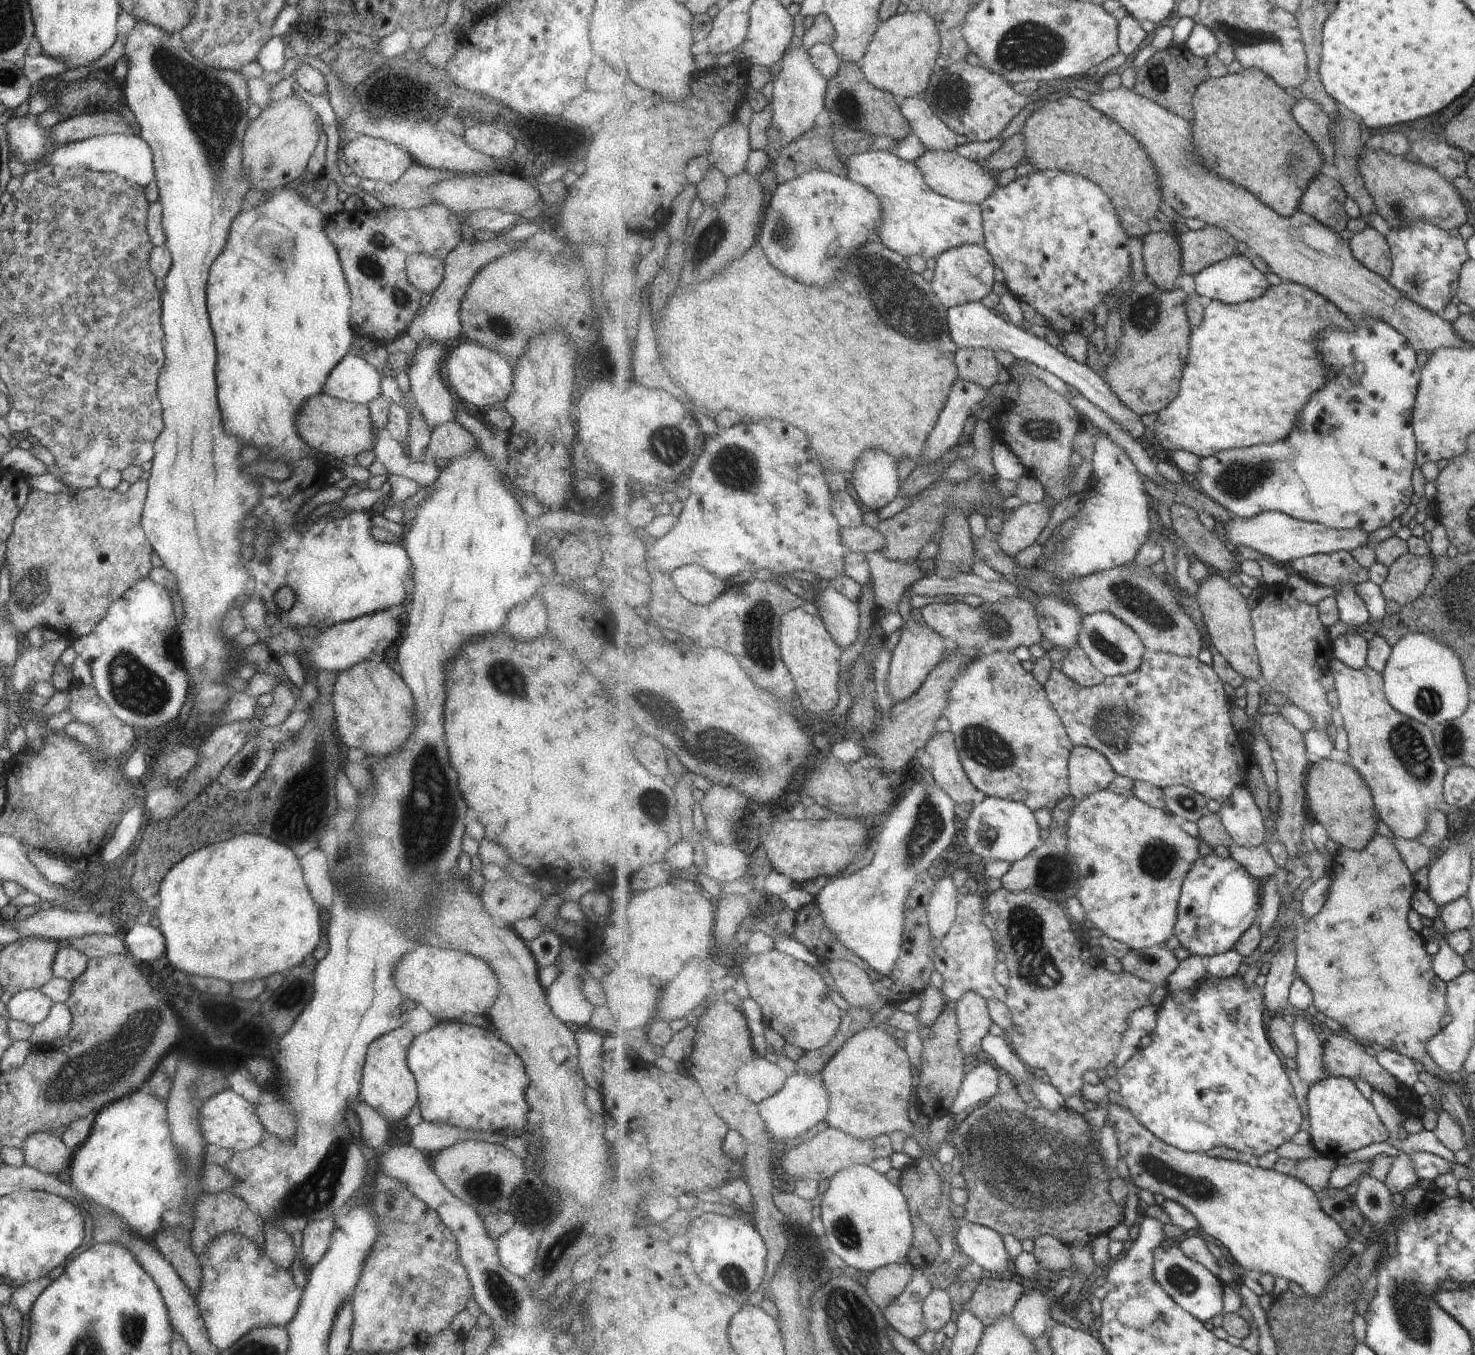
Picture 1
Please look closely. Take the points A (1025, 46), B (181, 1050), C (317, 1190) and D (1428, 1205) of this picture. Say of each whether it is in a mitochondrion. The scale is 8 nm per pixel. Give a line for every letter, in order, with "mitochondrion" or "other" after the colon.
A: mitochondrion
B: other
C: mitochondrion
D: other

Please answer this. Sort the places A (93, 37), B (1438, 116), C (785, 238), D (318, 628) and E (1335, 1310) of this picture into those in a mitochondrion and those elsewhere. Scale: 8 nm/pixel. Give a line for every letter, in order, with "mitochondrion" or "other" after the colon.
A: other
B: other
C: mitochondrion
D: other
E: mitochondrion

